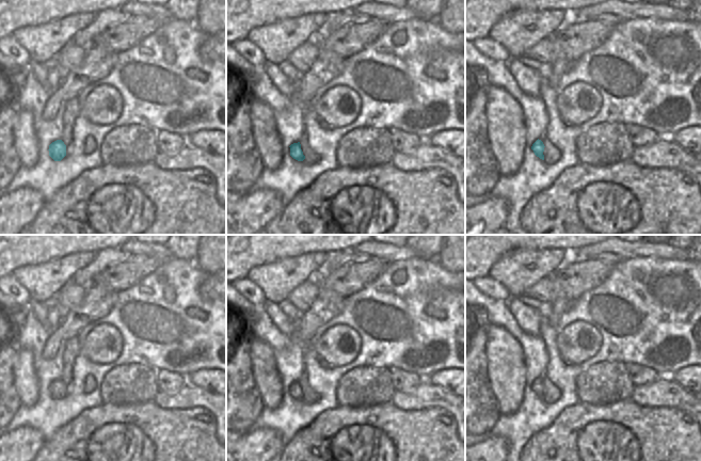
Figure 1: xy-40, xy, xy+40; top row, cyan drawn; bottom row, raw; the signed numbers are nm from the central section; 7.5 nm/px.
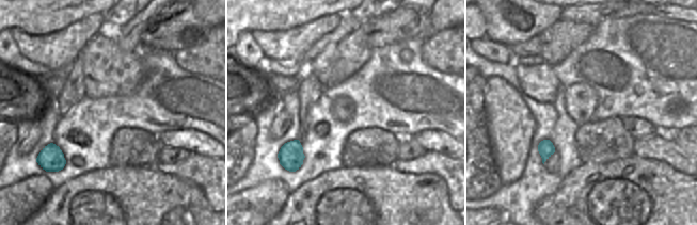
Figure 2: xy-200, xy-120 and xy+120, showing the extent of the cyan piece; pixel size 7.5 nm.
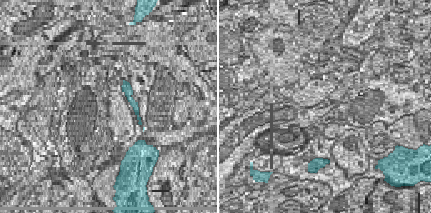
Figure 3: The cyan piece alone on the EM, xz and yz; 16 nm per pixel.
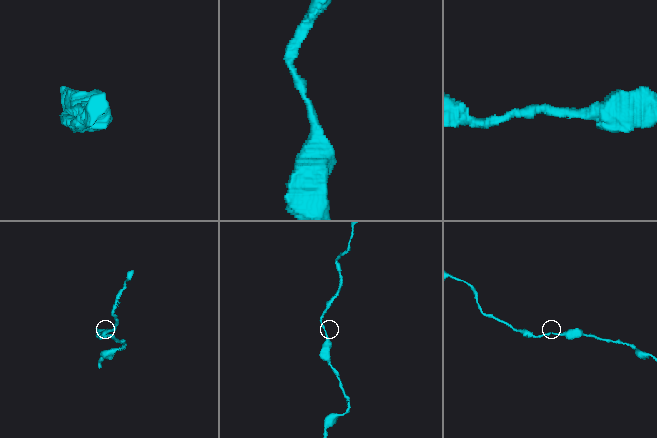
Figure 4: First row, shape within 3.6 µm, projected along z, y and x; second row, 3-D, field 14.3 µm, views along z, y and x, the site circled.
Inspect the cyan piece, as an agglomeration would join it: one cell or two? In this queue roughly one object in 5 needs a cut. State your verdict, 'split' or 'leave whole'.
leave whole

